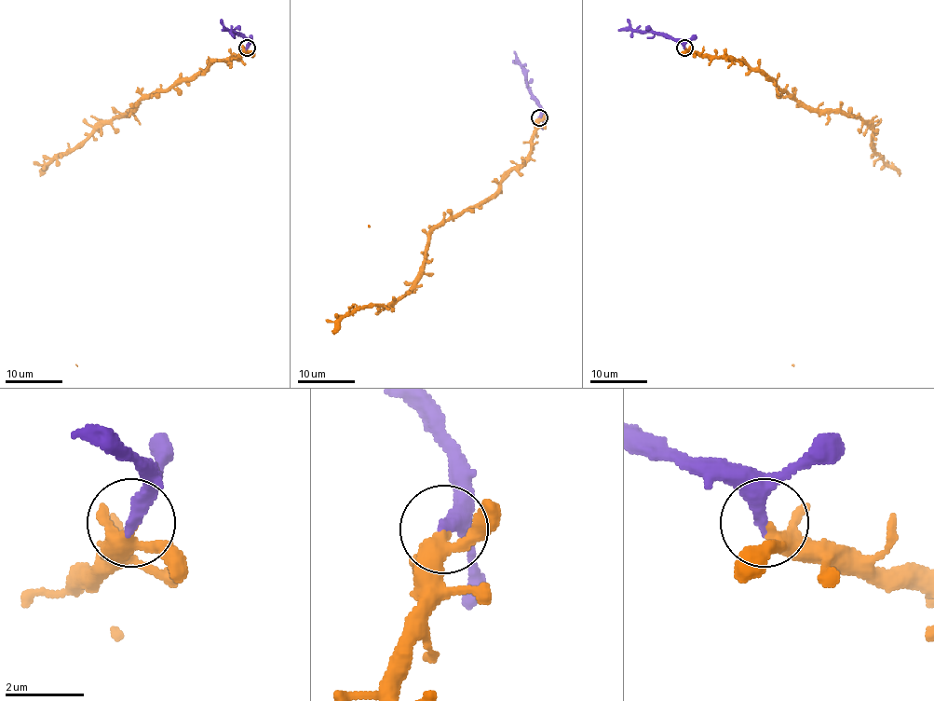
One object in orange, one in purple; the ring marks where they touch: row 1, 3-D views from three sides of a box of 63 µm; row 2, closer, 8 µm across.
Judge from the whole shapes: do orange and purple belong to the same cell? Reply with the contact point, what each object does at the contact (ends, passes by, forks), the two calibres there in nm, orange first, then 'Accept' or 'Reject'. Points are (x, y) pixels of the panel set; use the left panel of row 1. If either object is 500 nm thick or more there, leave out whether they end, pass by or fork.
Place: (247, 48). At the ring orange forks. At the ring purple ends. Thickness 280 nm (orange) against 400 nm. Accept

